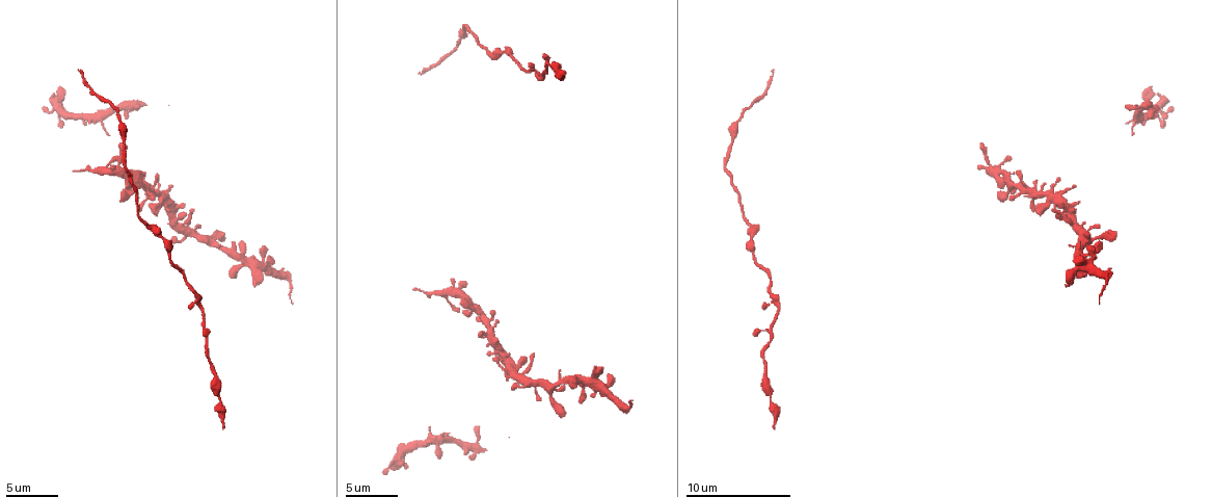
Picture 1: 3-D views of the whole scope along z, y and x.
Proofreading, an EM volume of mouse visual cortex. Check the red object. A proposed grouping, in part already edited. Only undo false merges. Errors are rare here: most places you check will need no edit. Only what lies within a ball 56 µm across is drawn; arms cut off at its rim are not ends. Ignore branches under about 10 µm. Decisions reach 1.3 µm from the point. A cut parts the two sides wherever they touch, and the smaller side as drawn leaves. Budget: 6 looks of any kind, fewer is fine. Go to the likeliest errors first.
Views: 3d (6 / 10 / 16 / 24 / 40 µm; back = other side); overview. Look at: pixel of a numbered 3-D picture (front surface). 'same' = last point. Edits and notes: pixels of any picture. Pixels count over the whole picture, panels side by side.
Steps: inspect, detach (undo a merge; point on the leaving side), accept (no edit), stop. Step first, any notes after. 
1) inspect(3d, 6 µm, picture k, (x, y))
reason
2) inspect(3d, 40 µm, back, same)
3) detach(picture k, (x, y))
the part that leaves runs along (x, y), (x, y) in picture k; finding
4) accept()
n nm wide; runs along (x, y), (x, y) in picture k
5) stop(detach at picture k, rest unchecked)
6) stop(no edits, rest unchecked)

inspect(3d, 10 µm, picture 1, (121, 171))
three-way junction

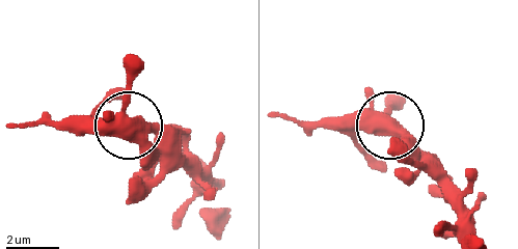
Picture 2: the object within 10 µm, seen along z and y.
accept()
continuous, no second neuron

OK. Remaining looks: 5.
inspect(3d, 10 µm, picture 1, (1052, 190))
thin arm on a thick one

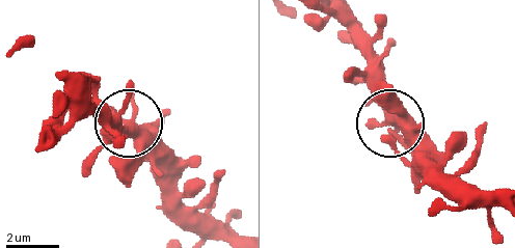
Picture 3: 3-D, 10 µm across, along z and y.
accept()
4 arms; all the same neuron

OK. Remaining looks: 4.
inspect(3d, 10 µm, picture 1, (540, 78))

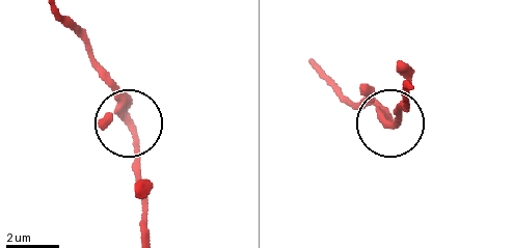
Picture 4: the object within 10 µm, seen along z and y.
accept()
250 nm wide; one neuron here

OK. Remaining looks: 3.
stop(no edits, rest unchecked)

